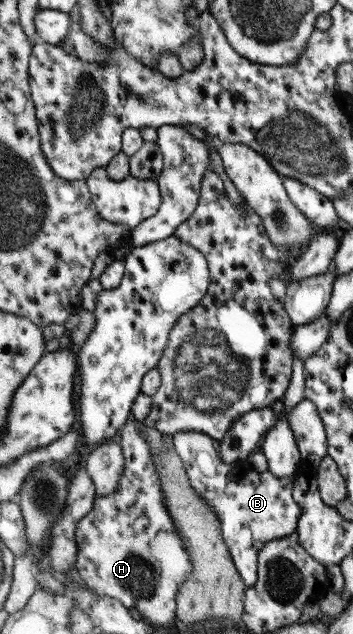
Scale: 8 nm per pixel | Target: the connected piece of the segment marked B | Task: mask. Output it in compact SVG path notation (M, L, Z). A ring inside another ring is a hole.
M182 431L171 436L174 450L181 458L181 463L188 478L189 485L200 495L211 511L220 521L220 532L229 555L242 579L243 585L250 588L256 582L256 557L260 547L265 542L285 537L294 533L300 516L300 507L291 495L293 477L273 478L267 471L257 473L246 461L232 464L221 463L220 455L215 447L215 441L208 435L196 431Z

